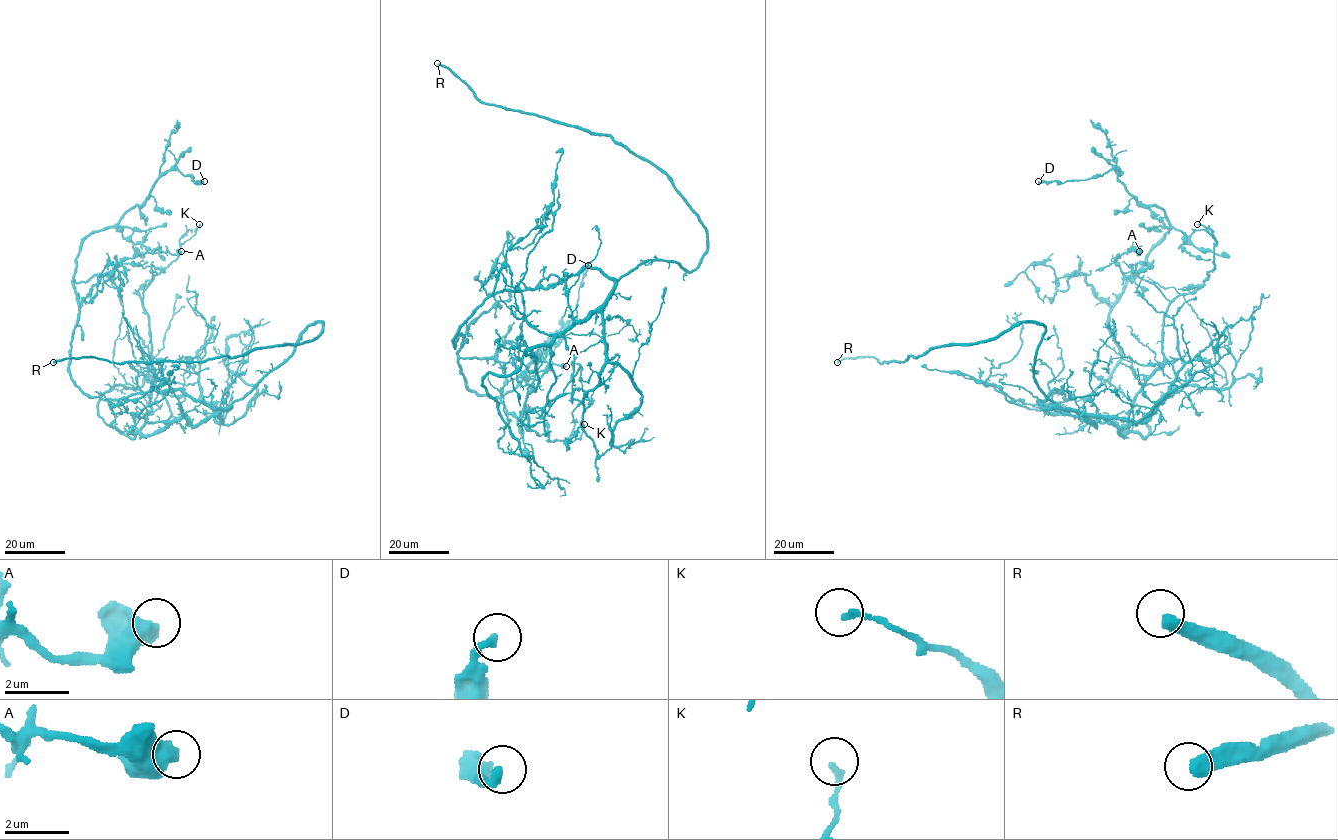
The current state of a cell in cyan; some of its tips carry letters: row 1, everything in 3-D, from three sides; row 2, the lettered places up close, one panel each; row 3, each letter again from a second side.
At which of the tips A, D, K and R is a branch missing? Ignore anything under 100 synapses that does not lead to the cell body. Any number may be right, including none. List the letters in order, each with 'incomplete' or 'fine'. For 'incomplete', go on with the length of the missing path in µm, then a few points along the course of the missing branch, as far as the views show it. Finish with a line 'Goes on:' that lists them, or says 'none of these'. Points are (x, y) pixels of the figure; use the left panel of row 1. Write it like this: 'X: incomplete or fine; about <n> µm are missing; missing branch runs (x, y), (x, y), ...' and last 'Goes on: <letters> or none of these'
A: fine
D: fine
K: fine
R: incomplete; about 90 µm are missing
Goes on: R

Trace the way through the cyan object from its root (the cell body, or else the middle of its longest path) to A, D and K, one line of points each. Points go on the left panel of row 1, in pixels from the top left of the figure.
A: (192, 397), (180, 390), (91, 397), (69, 369), (73, 281), (111, 276), (146, 252), (181, 251)
D: (192, 397), (80, 389), (69, 369), (73, 274), (83, 240), (140, 206), (162, 175), (204, 181)
K: (192, 397), (201, 403), (183, 415), (189, 424), (174, 418), (140, 431), (153, 366), (137, 290), (199, 224)

